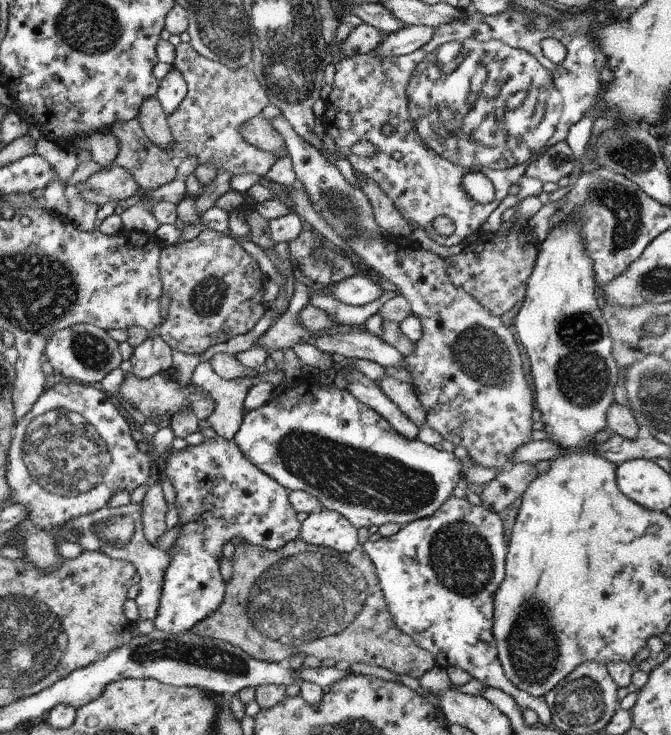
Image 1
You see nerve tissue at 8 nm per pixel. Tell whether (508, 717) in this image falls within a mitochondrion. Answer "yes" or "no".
no

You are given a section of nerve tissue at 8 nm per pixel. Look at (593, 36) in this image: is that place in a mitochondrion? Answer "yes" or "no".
no

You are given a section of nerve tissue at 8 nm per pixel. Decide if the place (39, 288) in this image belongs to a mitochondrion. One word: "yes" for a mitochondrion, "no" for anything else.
yes

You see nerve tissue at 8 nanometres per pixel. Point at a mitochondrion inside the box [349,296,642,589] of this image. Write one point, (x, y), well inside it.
(582, 376)

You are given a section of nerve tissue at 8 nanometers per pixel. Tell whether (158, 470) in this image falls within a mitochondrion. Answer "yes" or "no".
no

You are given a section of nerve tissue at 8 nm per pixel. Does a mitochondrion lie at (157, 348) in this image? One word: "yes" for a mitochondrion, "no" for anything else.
no

